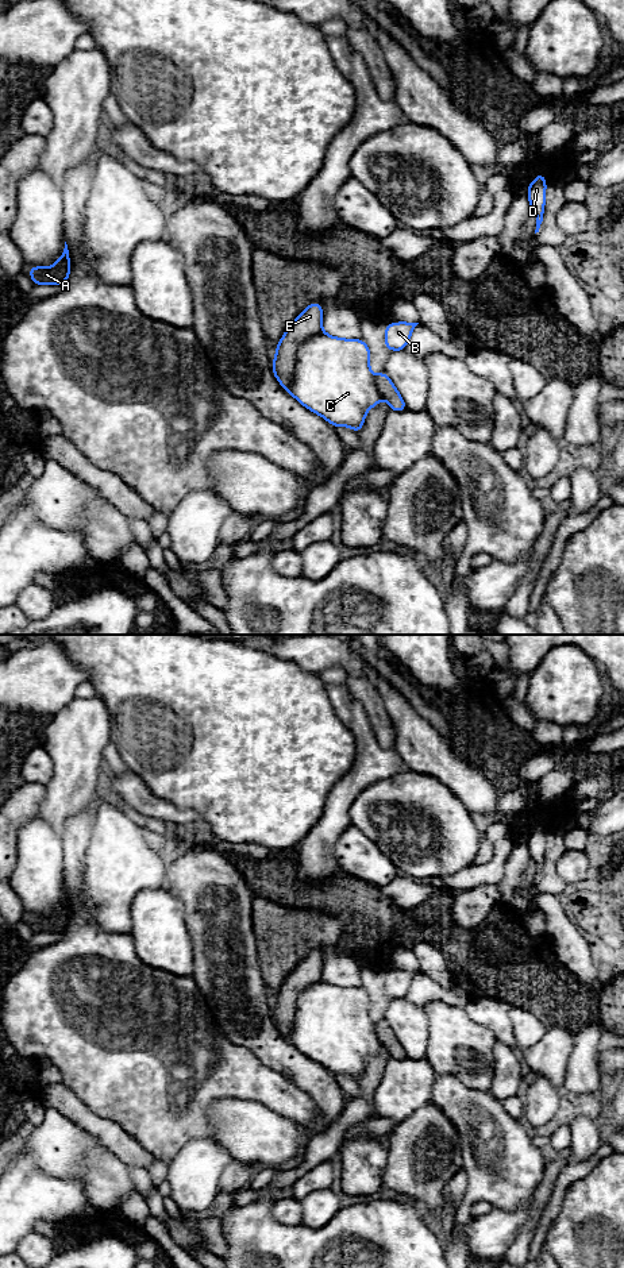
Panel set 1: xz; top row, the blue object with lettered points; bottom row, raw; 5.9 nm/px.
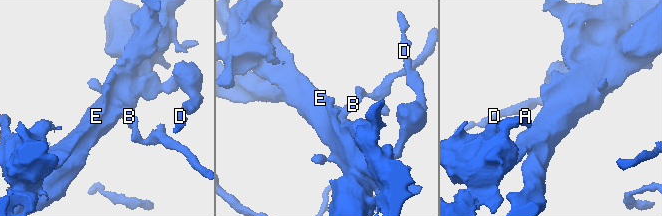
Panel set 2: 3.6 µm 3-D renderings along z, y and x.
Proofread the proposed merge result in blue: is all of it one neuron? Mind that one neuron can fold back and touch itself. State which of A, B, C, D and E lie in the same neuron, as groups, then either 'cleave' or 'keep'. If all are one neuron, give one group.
groups A E / B C D; cleave

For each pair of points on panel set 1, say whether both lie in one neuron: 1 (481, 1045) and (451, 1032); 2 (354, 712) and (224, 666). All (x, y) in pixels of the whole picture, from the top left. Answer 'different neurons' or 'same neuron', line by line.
1: same neuron
2: different neurons

